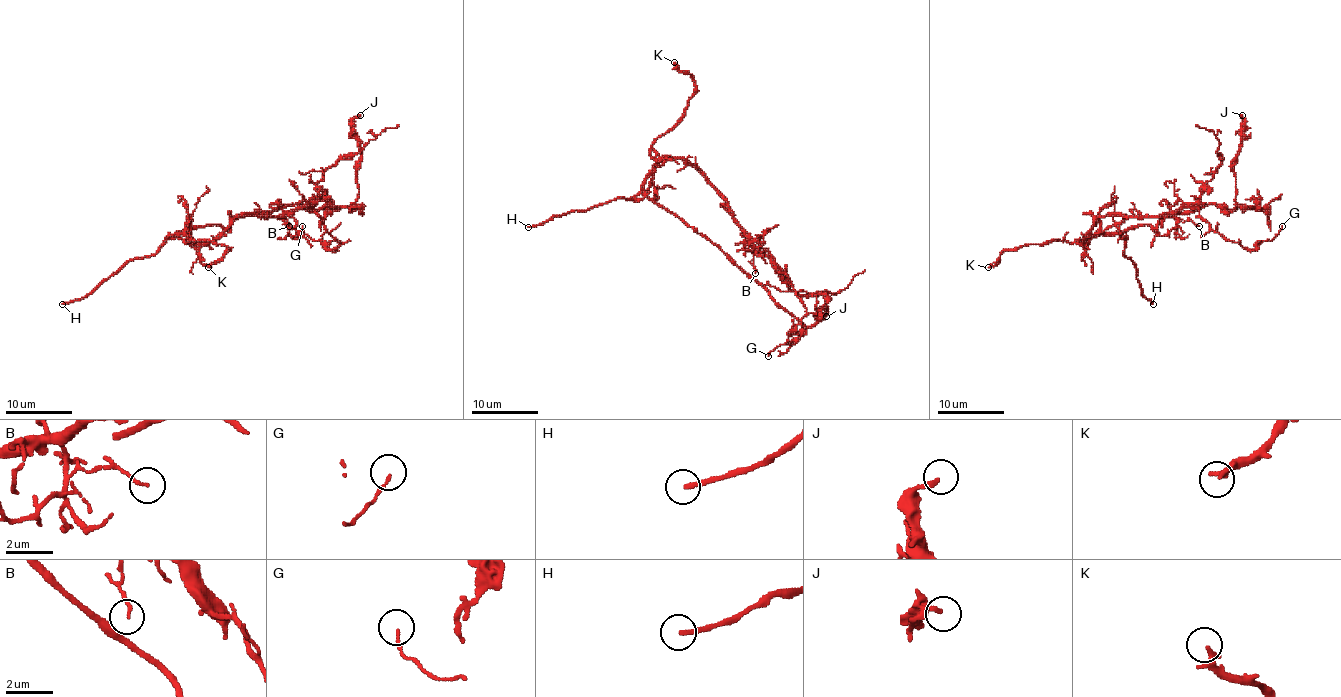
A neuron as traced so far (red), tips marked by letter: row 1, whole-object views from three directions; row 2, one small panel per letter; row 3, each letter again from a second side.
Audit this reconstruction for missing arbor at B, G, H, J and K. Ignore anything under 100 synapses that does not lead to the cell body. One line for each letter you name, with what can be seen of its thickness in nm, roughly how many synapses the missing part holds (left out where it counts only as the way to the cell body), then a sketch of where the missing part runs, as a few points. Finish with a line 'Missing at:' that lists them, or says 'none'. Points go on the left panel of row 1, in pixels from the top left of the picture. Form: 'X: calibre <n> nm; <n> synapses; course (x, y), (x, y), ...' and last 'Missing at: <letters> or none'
H: calibre 200 nm
Missing at: H

